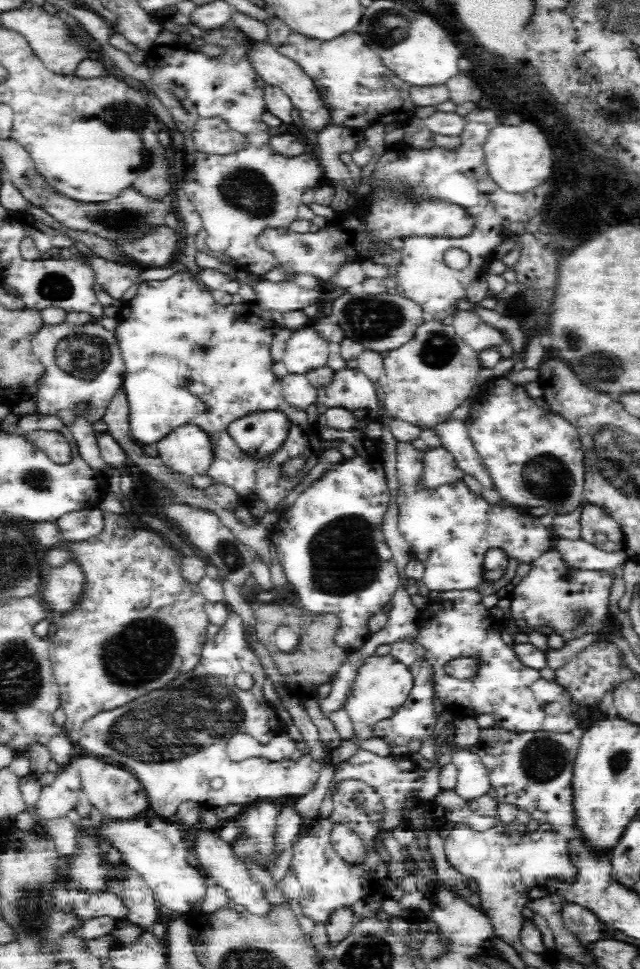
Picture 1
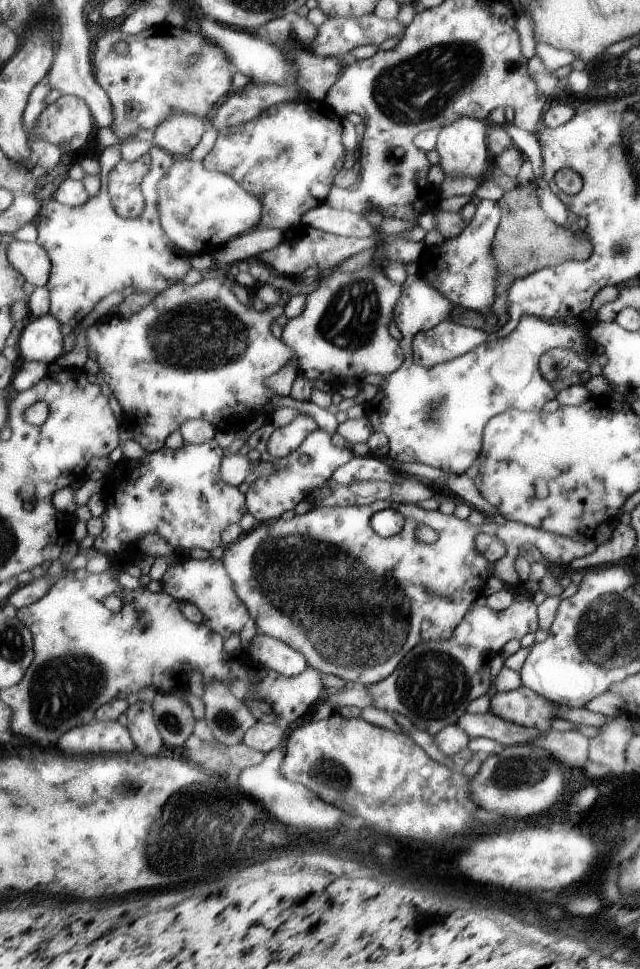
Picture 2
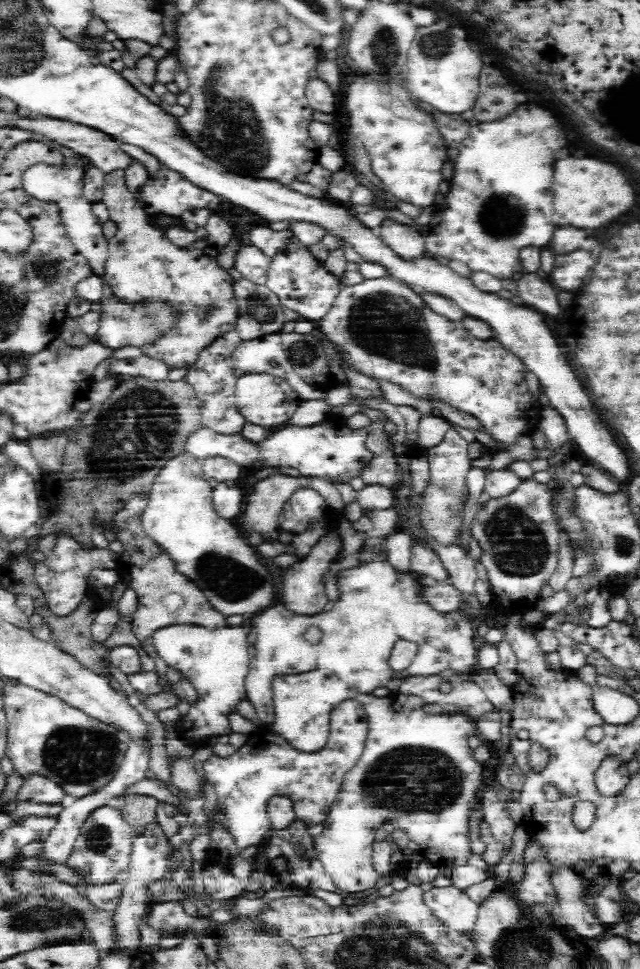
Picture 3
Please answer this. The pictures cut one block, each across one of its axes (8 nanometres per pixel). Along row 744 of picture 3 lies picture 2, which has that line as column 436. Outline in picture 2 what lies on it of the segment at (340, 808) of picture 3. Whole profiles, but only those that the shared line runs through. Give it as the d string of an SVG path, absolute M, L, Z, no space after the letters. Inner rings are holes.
M415 274L407 278L403 294L395 304L395 324L403 332L401 346L405 350L405 366L393 372L393 376L387 376L379 394L367 402L365 410L375 432L385 432L391 440L389 460L421 462L439 468L449 476L463 476L477 464L485 438L483 430L493 416L507 408L539 412L549 400L557 398L553 384L549 384L541 372L541 358L545 358L549 350L583 344L581 358L585 360L587 354L587 346L581 340L581 332L585 334L585 330L529 316L521 318L511 336L505 336L501 342L489 342L455 362L433 366L433 370L415 364L415 338L421 332L451 320L457 312L459 308L455 302L425 282L423 276Z

